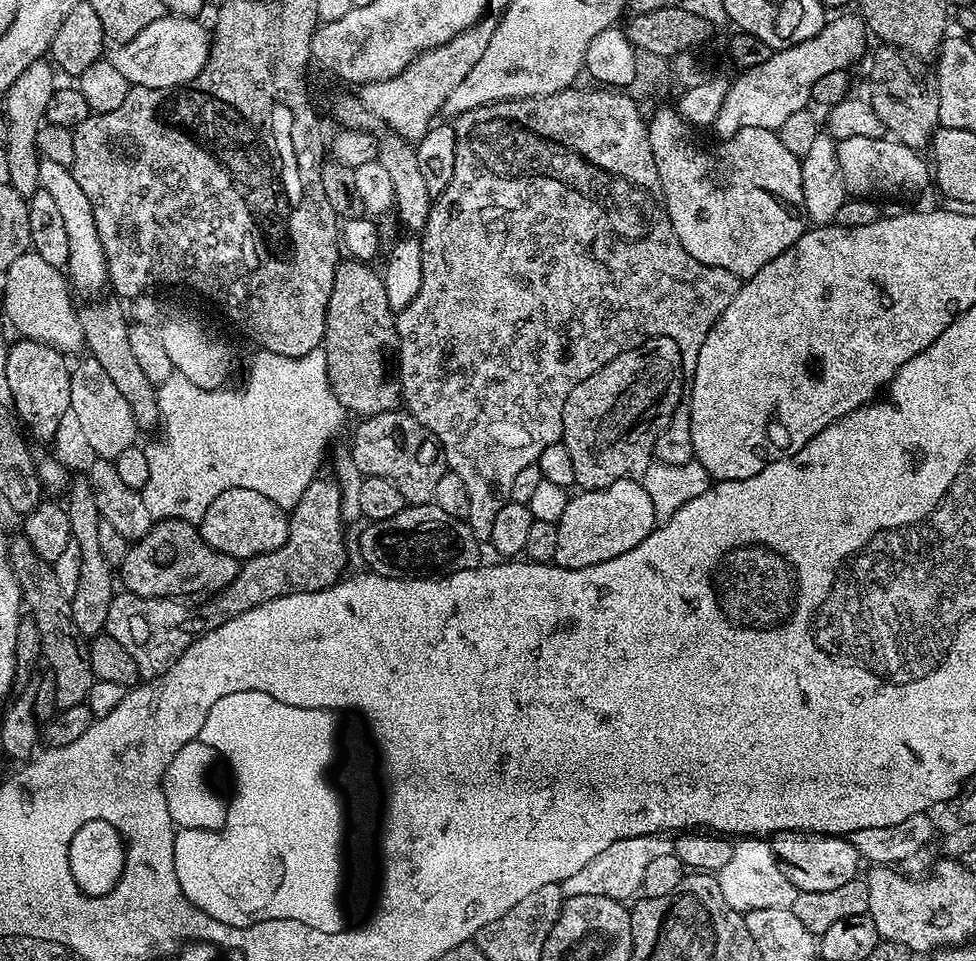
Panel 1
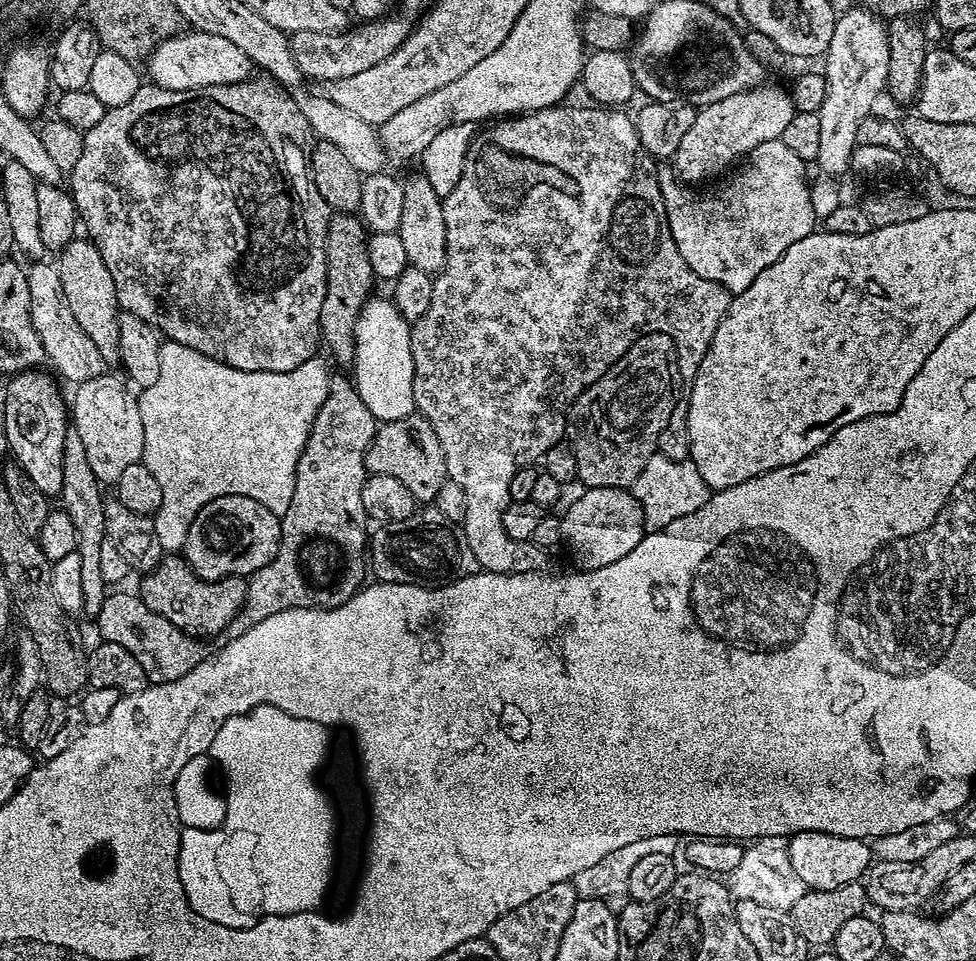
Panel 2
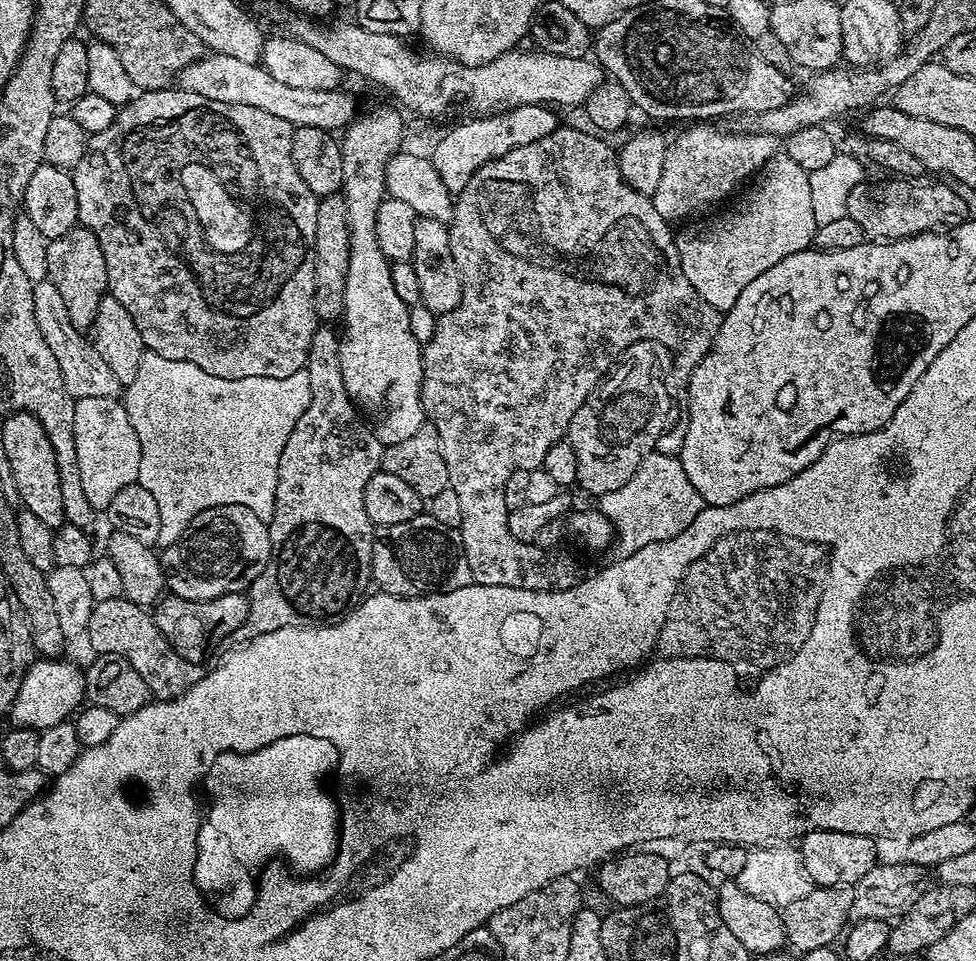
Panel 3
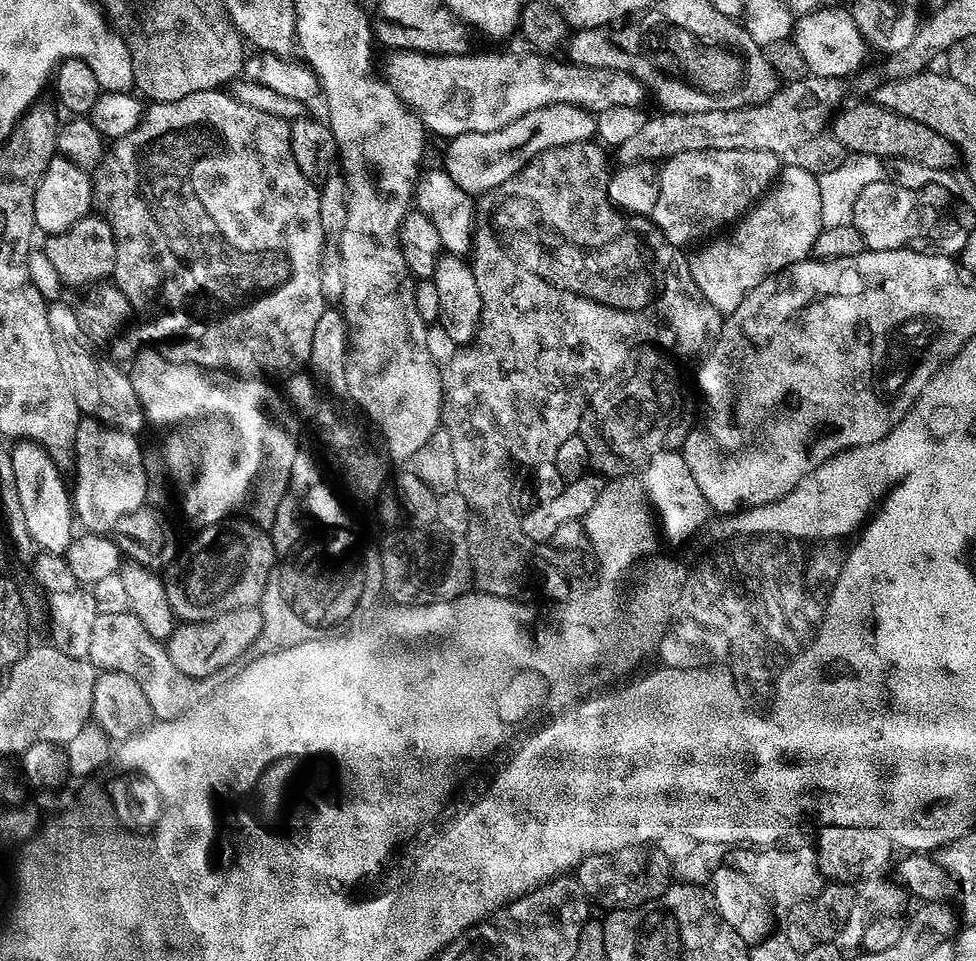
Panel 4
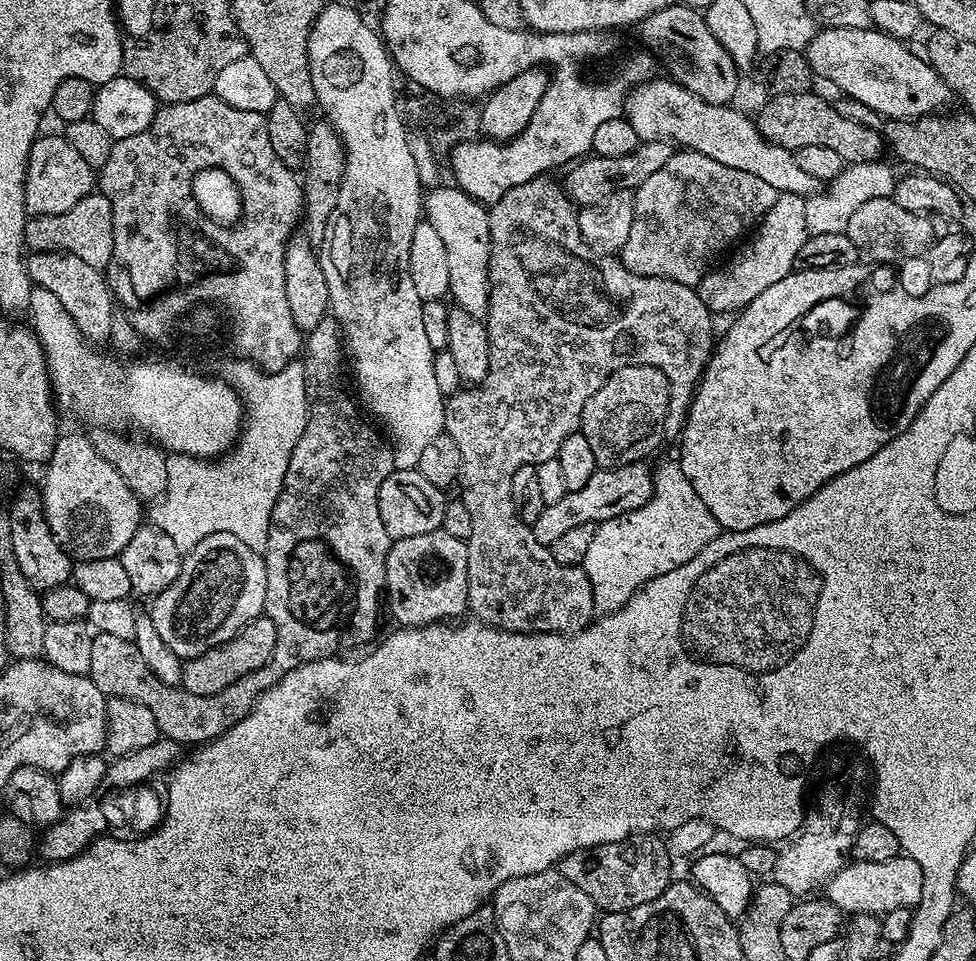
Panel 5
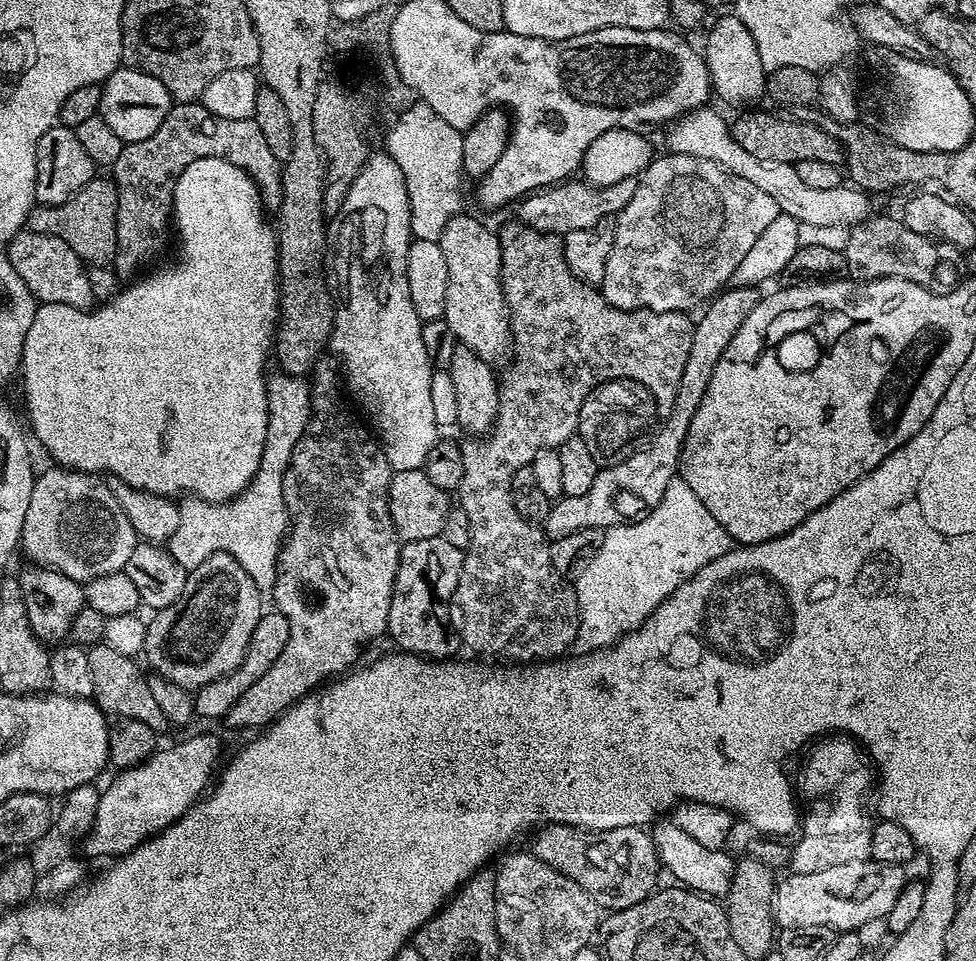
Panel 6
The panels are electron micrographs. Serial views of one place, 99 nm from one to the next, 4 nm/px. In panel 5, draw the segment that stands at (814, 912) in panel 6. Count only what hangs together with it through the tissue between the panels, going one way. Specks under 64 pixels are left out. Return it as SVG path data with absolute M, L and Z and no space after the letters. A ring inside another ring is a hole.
M901 854L886 862L856 860L845 863L839 872L828 879L826 891L826 899L838 906L841 912L880 918L890 910L915 909L926 891L926 878L922 874L922 866L914 862L914 858Z

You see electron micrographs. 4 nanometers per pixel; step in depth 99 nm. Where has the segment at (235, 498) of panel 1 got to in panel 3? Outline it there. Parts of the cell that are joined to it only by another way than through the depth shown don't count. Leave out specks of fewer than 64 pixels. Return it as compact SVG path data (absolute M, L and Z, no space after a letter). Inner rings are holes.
M214 506L202 510L178 538L159 553L169 593L187 600L213 600L222 594L247 593L272 561L268 524L246 506Z

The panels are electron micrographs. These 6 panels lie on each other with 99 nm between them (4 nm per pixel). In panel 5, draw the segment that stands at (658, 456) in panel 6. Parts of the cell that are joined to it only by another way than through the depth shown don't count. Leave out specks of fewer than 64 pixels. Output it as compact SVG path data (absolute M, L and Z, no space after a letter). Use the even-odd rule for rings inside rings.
M647 463L627 464L621 468L600 468L582 486L582 490L568 492L558 502L545 504L542 514L538 514L538 522L530 527L534 538L538 538L540 544L552 545L562 534L567 534L574 526L583 524L598 525L603 520L609 520L615 516L621 516L627 512L633 512L648 499L652 490L652 477L654 475Z

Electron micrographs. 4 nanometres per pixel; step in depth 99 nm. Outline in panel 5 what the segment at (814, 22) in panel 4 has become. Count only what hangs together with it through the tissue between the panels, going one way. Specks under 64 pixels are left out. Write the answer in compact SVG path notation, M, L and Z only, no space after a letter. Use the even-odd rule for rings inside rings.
M836 27L821 29L808 43L804 53L807 61L810 62L813 75L819 79L822 77L830 80L842 91L840 93L845 97L870 106L885 119L890 118L889 120L902 122L933 115L943 109L940 107L952 96L943 78L937 74L927 59L914 54L903 41L894 39L875 28Z

